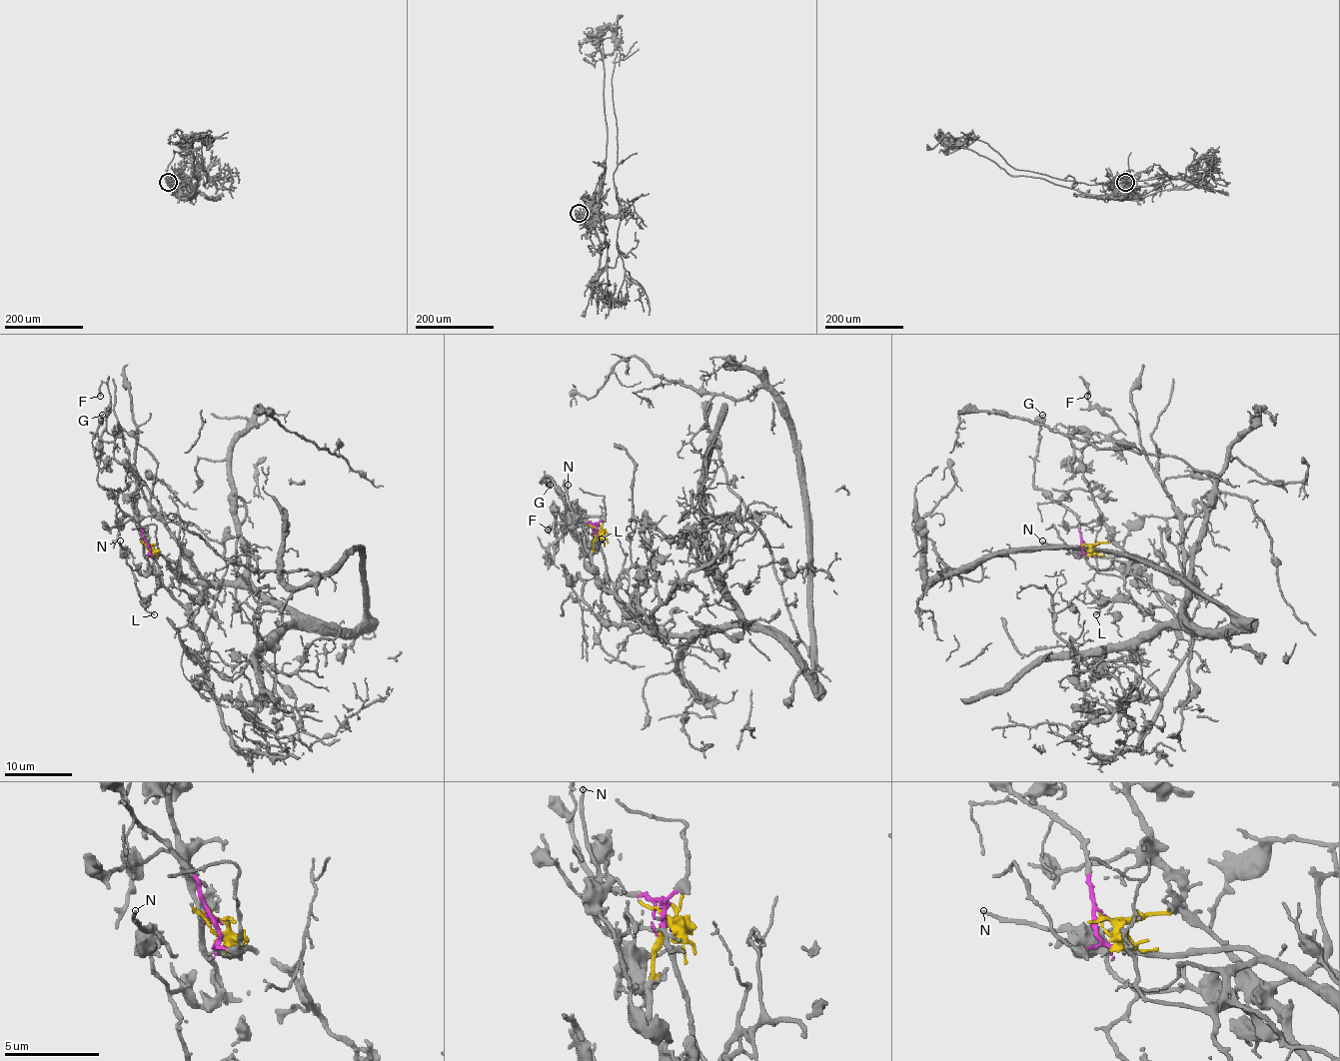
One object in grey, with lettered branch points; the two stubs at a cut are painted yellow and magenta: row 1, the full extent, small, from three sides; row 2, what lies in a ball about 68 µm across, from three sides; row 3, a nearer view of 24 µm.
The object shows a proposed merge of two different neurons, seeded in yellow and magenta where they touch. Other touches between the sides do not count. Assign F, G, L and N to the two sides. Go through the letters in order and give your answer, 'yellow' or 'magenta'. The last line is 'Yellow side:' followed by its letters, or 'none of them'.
F: yellow
G: magenta
L: yellow
N: yellow
Yellow side: F, L, N

